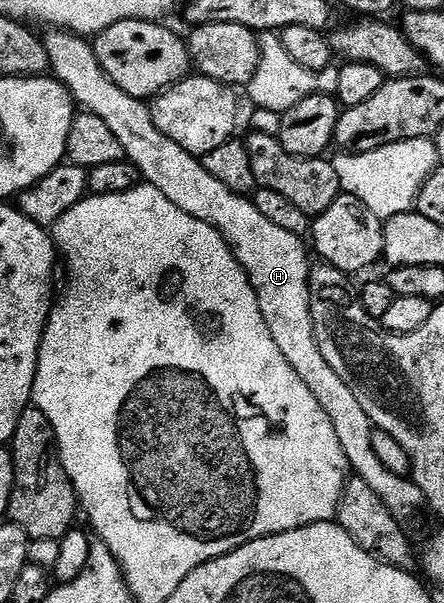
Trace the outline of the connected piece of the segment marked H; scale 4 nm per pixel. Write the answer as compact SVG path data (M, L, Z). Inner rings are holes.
M49 29L43 35L42 41L46 48L51 73L68 89L72 101L81 111L98 116L98 120L104 121L106 128L110 128L110 132L114 132L114 136L118 136L118 144L122 144L125 159L136 167L141 179L147 185L158 188L158 192L162 192L162 196L166 196L166 200L170 200L170 204L178 204L178 208L182 208L182 212L190 212L190 216L210 224L228 241L232 255L238 260L238 264L242 264L242 268L258 296L258 304L262 316L266 320L266 328L270 328L270 336L274 336L274 344L278 344L278 352L282 352L282 356L286 356L286 364L290 364L290 368L294 368L294 372L298 374L302 384L306 384L306 388L310 388L314 400L318 400L318 404L326 412L326 416L330 416L330 424L334 424L334 432L338 432L338 444L342 444L342 452L346 452L349 471L355 477L366 480L366 484L370 484L370 489L378 495L378 500L382 500L382 504L386 504L386 508L390 508L392 515L399 518L401 523L408 524L408 521L415 516L416 509L425 505L424 493L422 488L418 488L416 482L412 481L411 477L394 476L394 472L390 472L382 464L382 460L378 460L372 443L374 427L370 416L366 416L366 408L362 408L362 404L358 404L358 396L354 396L354 392L350 392L350 388L346 388L346 380L342 380L342 376L338 376L338 372L334 372L334 368L330 368L330 364L326 364L326 356L322 356L322 348L318 348L318 340L314 336L314 320L310 312L310 296L312 295L308 287L310 261L308 262L309 247L306 245L305 239L294 232L286 232L282 228L277 228L271 220L266 220L266 216L262 216L262 212L258 212L255 201L251 197L230 192L230 188L226 188L226 184L222 184L220 180L214 180L214 176L210 176L210 172L206 172L203 161L197 155L186 152L186 148L174 144L174 140L170 140L170 136L158 132L152 119L149 103L122 92L122 88L118 88L118 84L114 84L114 80L110 80L110 76L106 76L102 64L98 64L95 45L87 37Z

